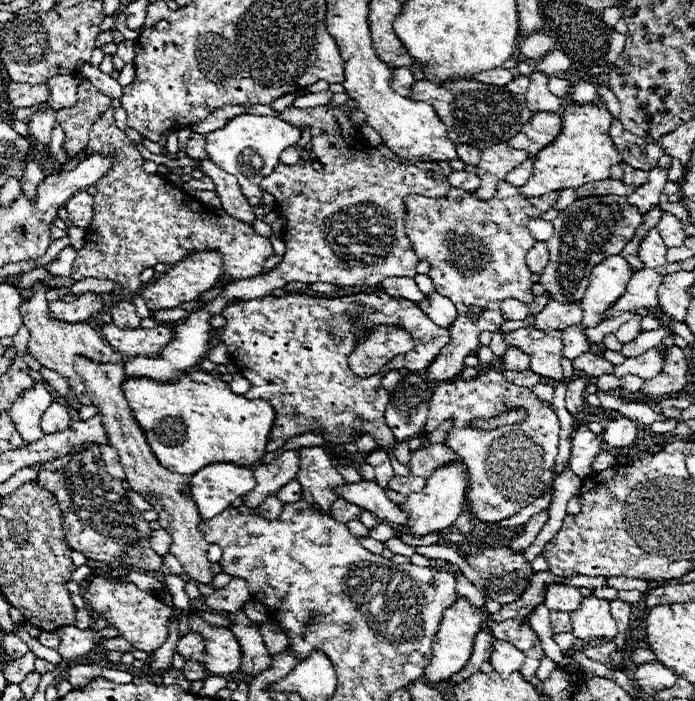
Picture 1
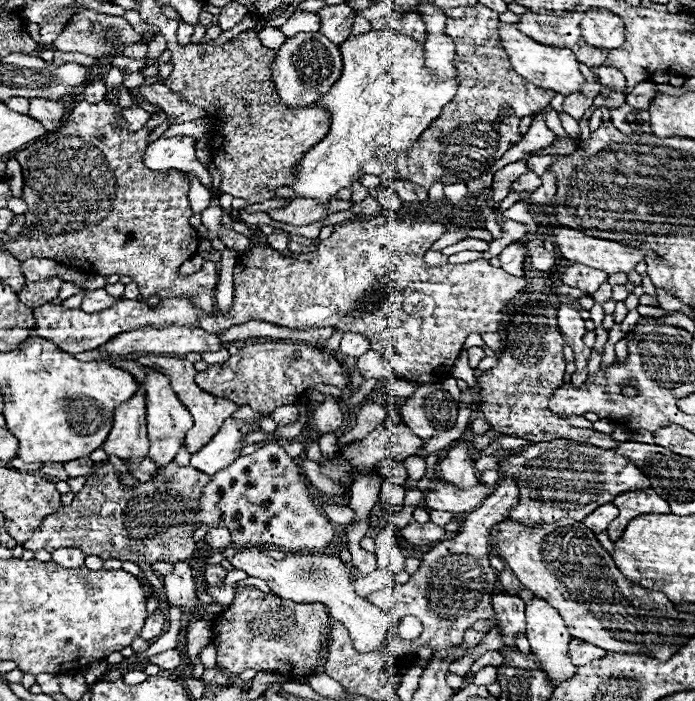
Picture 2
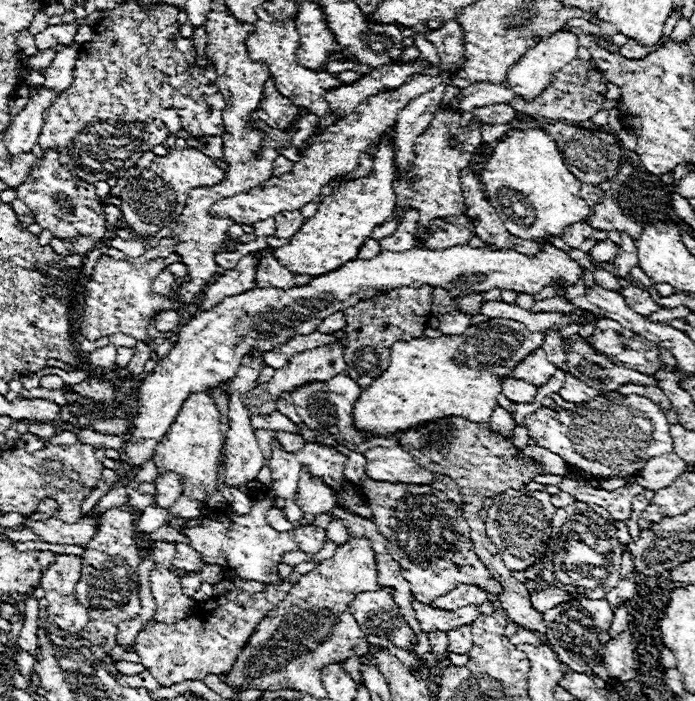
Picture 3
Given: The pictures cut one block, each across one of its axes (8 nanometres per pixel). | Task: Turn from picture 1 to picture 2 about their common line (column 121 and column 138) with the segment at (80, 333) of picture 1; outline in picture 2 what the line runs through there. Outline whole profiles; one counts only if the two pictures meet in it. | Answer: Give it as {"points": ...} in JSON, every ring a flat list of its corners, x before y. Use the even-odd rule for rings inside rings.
{"points":[[130,354,130,358,136,360,138,364,150,366,156,372,170,378,170,386,172,386,174,394,180,398,180,402,188,408,188,412,194,418,194,426,186,432,186,442,184,442,188,446,190,454,194,454,198,448,202,448,202,444,208,444,214,438,214,434,218,432,218,426,222,426,222,422,238,410,238,406,232,400,216,398,216,396,210,396,208,392,202,392,202,388,198,388,194,382,194,376,198,374,198,370,194,368,192,362,188,362,184,358,174,358,174,356,164,356,164,354]]}

